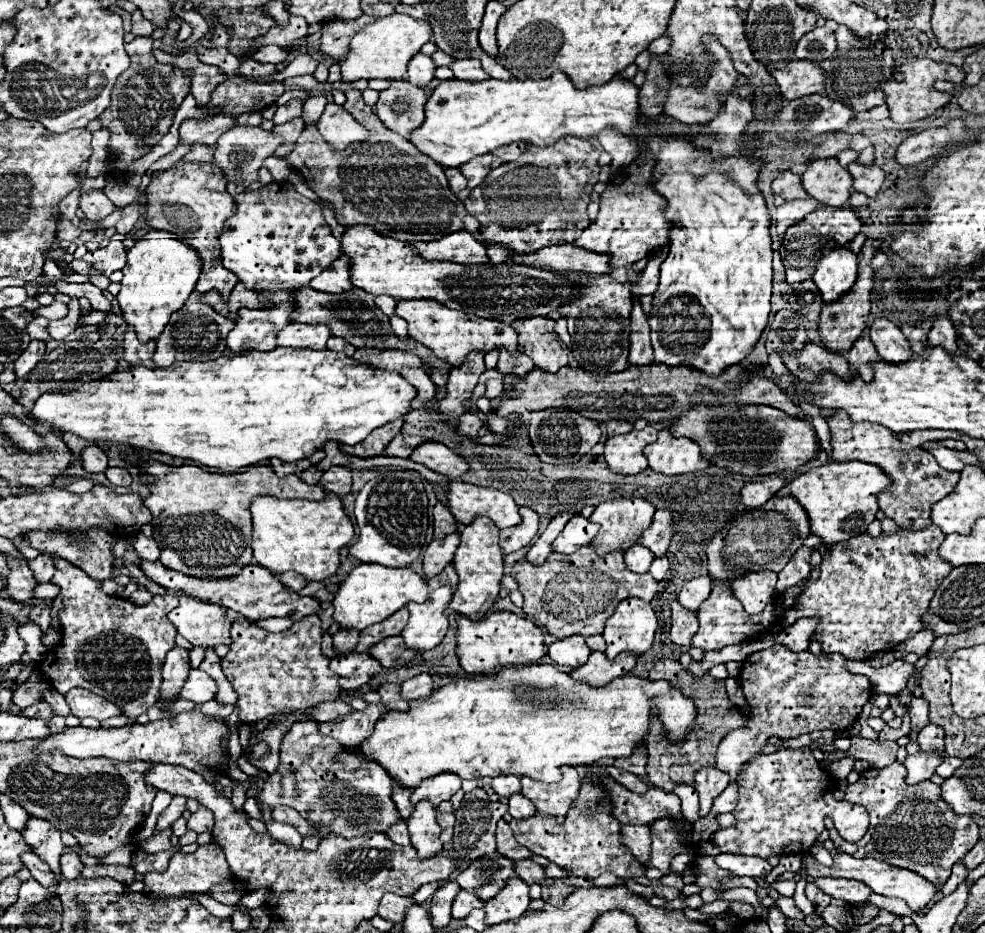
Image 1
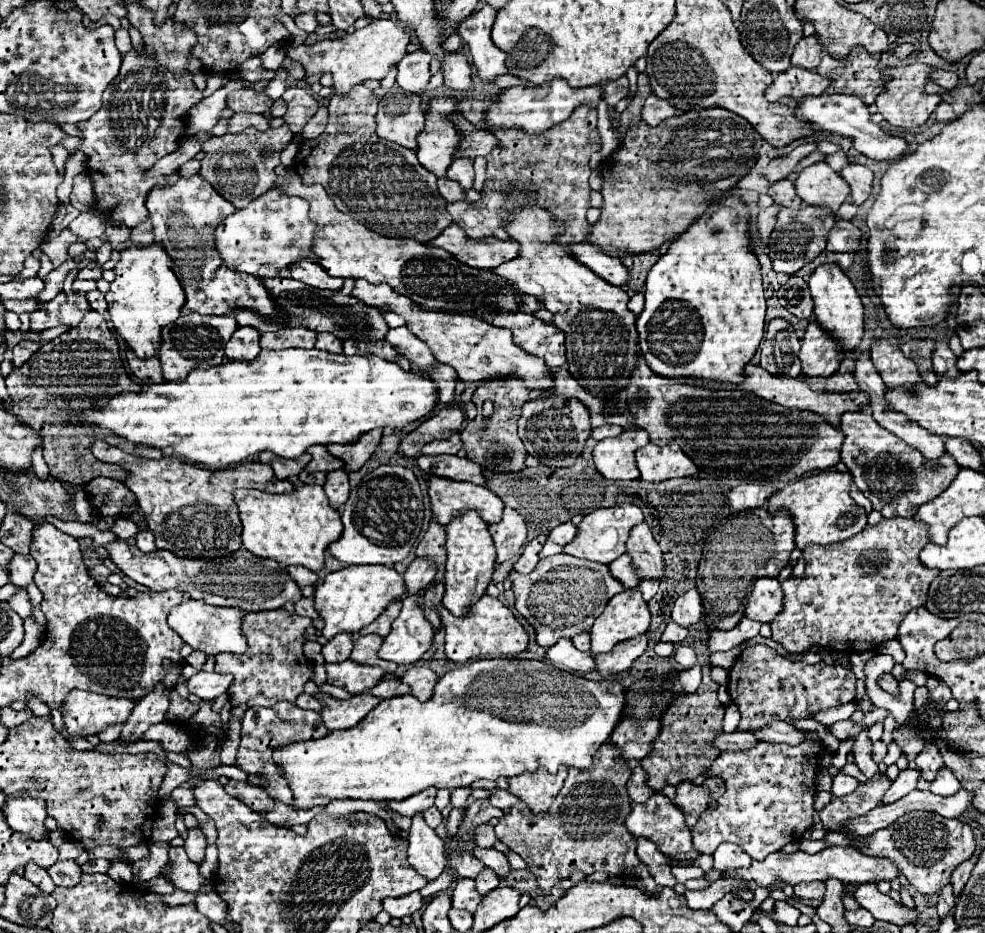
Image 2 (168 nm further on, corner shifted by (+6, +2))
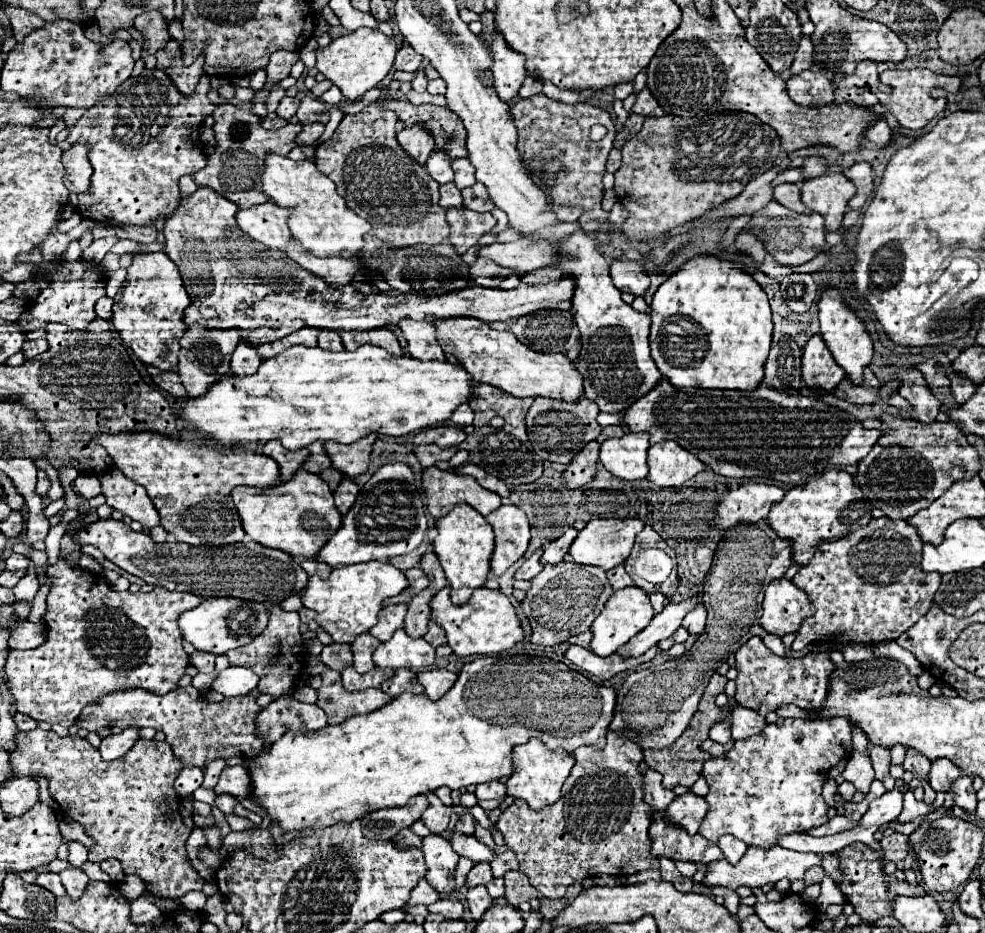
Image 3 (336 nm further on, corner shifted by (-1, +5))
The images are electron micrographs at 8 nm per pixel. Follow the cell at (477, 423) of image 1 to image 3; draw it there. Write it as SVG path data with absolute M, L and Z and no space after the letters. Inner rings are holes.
M429 443L429 445L417 445L415 447L415 455L417 455L417 459L419 459L419 463L423 467L431 467L437 461L449 461L455 453L457 453L457 447L441 449L441 447L435 447L433 443Z

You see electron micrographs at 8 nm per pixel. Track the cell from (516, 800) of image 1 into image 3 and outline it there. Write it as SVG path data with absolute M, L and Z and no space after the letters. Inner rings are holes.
M489 781L489 783L477 785L475 797L477 799L505 799L507 791L505 791L505 785L501 781Z

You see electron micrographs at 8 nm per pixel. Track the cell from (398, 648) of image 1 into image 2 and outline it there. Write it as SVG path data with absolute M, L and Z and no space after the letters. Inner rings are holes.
M368 634L368 636L354 636L354 650L350 654L350 660L356 664L368 664L368 666L380 666L388 672L396 672L398 666L394 666L392 662L382 662L378 658L378 646L382 644L382 638L378 638L376 634Z

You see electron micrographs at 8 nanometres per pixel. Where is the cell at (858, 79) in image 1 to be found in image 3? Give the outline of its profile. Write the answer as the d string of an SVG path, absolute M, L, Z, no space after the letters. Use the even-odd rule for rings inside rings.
M861 61L853 75L837 73L835 75L835 103L855 103L855 105L875 105L879 87L877 63Z

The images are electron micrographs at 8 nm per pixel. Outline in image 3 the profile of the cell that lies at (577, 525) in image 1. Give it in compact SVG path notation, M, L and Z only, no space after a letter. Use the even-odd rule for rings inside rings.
M569 527L559 539L547 543L545 549L543 549L541 563L545 565L545 563L559 563L559 561L563 561L563 555L567 553L567 549L569 549L569 545L573 543L573 539L577 537L577 533L579 533L579 531L577 531L575 527Z

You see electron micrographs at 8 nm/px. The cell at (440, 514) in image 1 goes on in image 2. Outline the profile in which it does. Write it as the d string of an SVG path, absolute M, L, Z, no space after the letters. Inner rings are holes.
M432 520L426 536L422 538L422 542L416 548L416 556L418 558L428 558L428 560L432 560L438 566L438 574L436 574L432 584L438 584L438 582L444 580L444 558L446 558L444 540L446 540L444 528Z

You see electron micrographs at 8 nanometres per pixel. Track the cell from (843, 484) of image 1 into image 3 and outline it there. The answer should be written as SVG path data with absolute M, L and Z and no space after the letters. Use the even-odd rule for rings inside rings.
M831 469L805 485L791 487L781 503L773 503L767 521L779 537L793 541L793 559L807 565L823 541L841 539L865 527L871 521L871 509L873 505L865 499L853 477L845 471Z

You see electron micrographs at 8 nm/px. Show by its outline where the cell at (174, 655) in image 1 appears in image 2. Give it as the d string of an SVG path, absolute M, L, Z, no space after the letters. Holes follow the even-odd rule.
M156 686L152 694L146 694L142 700L138 700L136 708L132 710L130 718L126 720L126 726L120 732L120 742L136 742L142 738L142 734L158 722L164 722L166 710L170 706L170 700L166 698L166 688Z

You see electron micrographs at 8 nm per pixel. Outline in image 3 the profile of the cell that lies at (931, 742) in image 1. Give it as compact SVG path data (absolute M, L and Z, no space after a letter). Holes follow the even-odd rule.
M937 759L937 763L931 763L929 785L935 791L949 791L951 781L957 779L959 775L963 775L963 771L959 767L953 767L953 763L949 763L949 759Z

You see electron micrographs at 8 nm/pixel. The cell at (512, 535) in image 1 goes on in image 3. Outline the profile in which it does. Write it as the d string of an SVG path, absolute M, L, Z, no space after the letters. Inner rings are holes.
M501 505L485 519L493 525L495 531L495 551L491 559L491 571L495 575L501 575L527 551L531 537L529 521L527 515L517 505Z

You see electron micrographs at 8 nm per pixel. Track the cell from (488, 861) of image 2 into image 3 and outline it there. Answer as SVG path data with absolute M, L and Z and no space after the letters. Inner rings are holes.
M453 833L451 837L451 845L459 855L465 855L467 859L479 863L479 861L493 861L495 853L481 841L477 841L475 837L463 835L463 833Z

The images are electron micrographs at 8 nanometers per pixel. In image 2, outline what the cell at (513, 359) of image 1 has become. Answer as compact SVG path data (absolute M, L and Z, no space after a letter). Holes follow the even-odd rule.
M480 382L480 388L470 388L472 392L472 402L478 408L478 418L468 422L468 424L478 424L476 428L470 428L464 436L466 444L464 450L468 452L468 460L476 462L480 468L486 468L494 474L502 474L502 472L522 472L526 468L524 460L526 460L526 448L522 444L522 440L518 438L516 432L516 422L520 418L520 408L522 404L528 400L530 390L526 390L526 386L522 386L522 382ZM484 400L492 400L494 402L494 416L490 420L482 420L480 412L482 412L482 404ZM488 424L488 430L482 430L482 426ZM472 436L478 436L472 440Z

